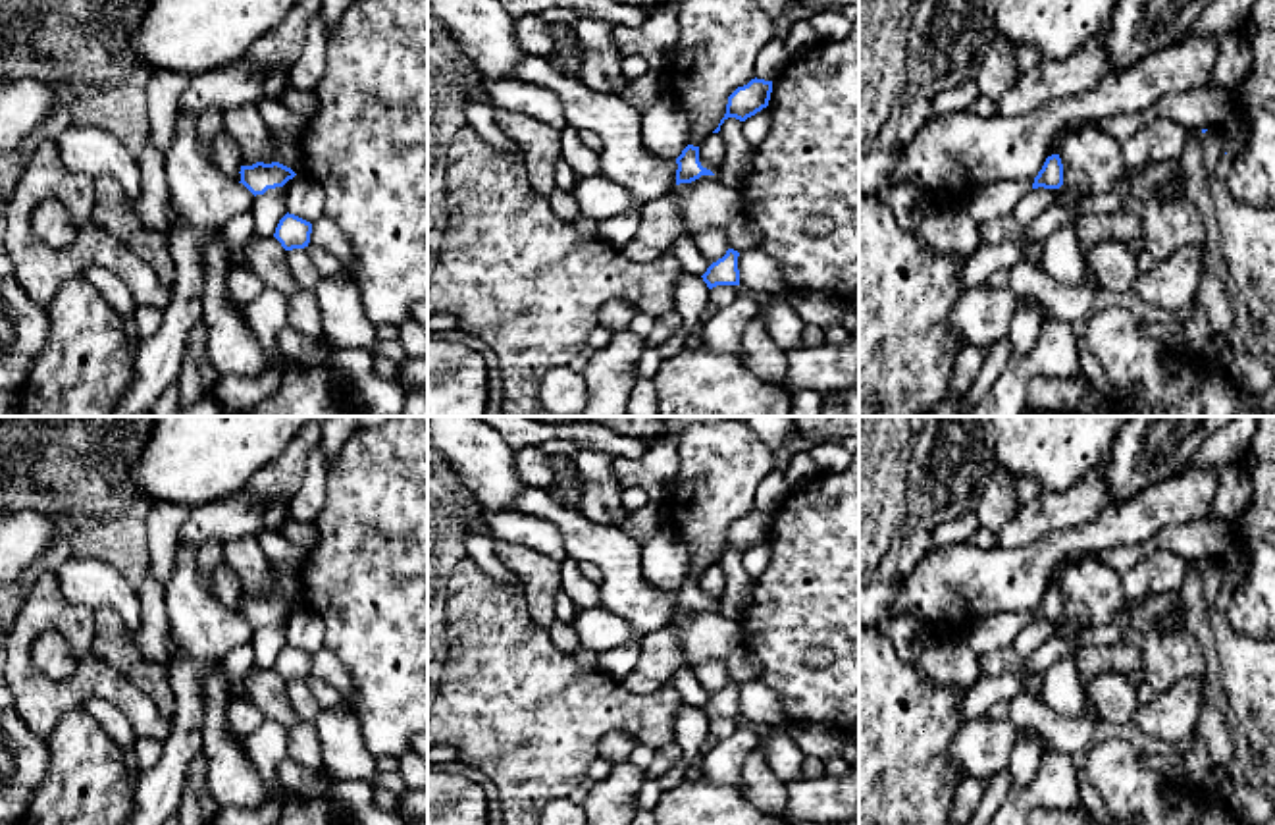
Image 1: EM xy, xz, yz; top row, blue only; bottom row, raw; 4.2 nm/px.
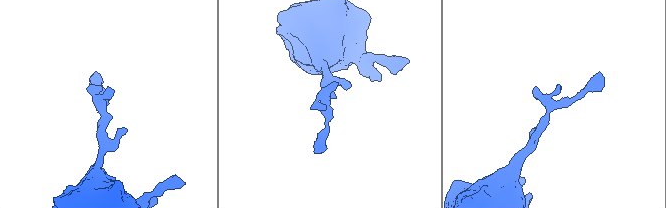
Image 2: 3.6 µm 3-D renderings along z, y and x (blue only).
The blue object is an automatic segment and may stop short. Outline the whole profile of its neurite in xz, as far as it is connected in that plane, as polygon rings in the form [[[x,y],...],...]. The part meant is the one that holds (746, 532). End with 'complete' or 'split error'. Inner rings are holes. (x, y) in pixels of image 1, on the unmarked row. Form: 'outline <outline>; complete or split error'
outline [[[751,511],[747,517],[738,519],[730,528],[728,528],[728,536],[726,536],[726,546],[720,551],[718,559],[713,565],[720,563],[720,557],[728,551],[728,549],[736,549],[740,553],[745,553],[747,549],[755,547],[757,544],[761,544],[763,540],[768,538],[770,532],[770,524],[772,524],[772,513],[765,513],[765,511]]]; complete

